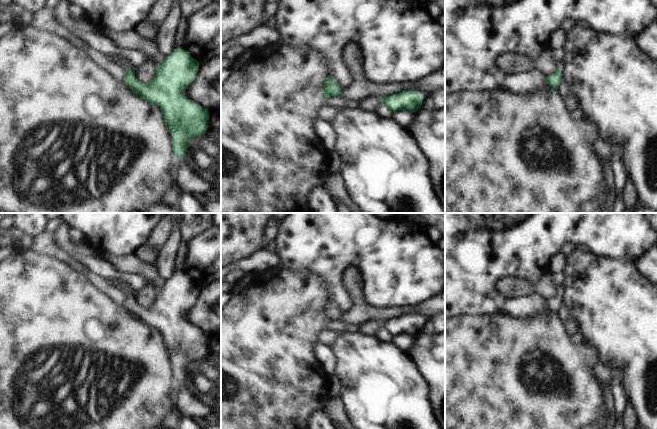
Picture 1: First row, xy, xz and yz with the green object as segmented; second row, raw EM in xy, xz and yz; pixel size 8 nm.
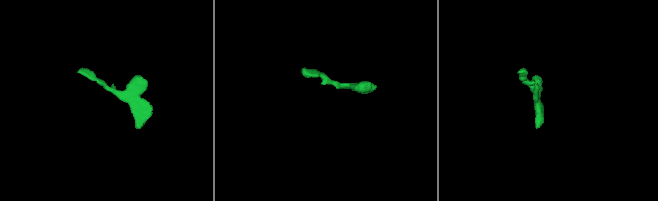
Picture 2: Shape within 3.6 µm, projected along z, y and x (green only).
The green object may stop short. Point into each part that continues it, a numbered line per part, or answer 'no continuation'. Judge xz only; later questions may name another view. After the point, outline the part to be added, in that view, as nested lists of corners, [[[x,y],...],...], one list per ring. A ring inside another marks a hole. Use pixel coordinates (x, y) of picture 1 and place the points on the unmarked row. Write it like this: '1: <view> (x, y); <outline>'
1: xz (348, 327); [[[345,324],[345,332],[357,332],[359,331],[359,328],[357,325],[355,325],[354,327],[351,324]]]

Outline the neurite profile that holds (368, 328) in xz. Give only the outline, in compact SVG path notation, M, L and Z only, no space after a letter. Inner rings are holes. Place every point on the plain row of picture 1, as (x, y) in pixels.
M368 320L367 322L361 325L359 331L367 336L374 336L380 325L380 322L377 322L375 320Z

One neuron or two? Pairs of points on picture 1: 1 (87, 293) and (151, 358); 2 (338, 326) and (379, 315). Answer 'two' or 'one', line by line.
1: one
2: two

